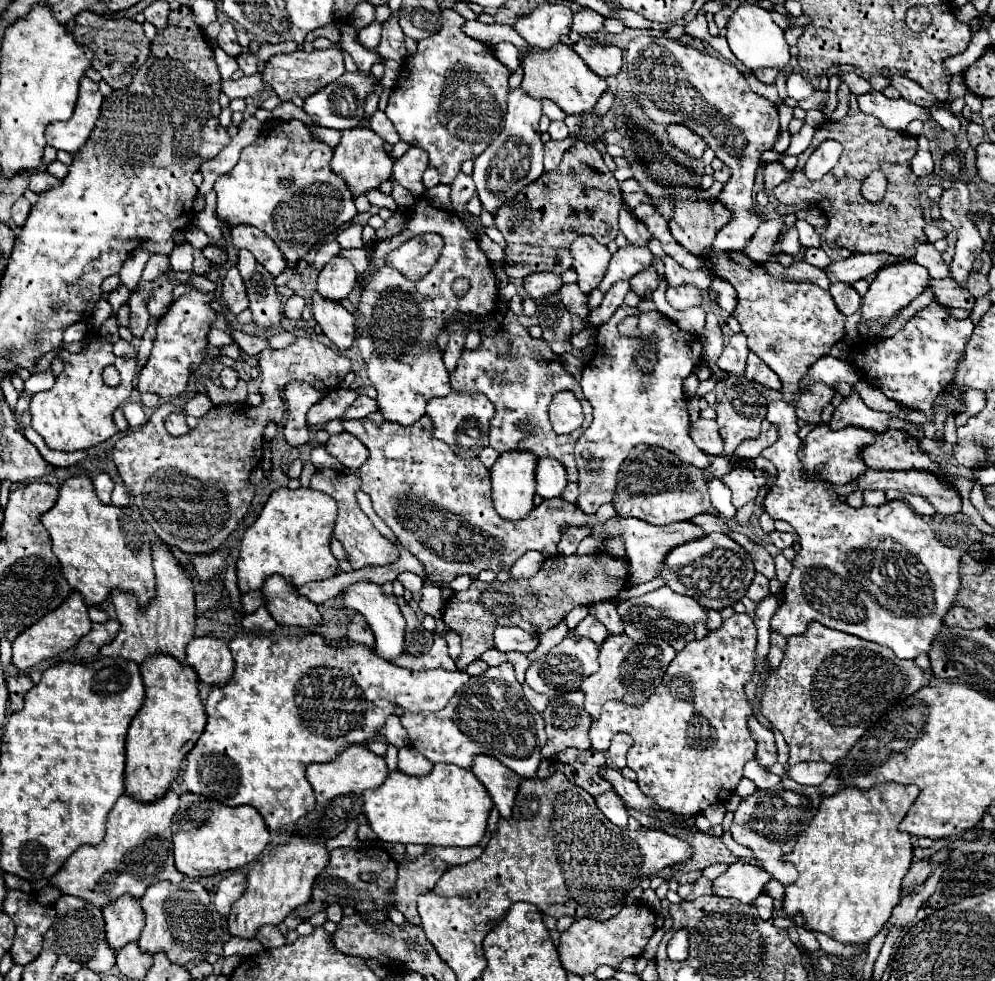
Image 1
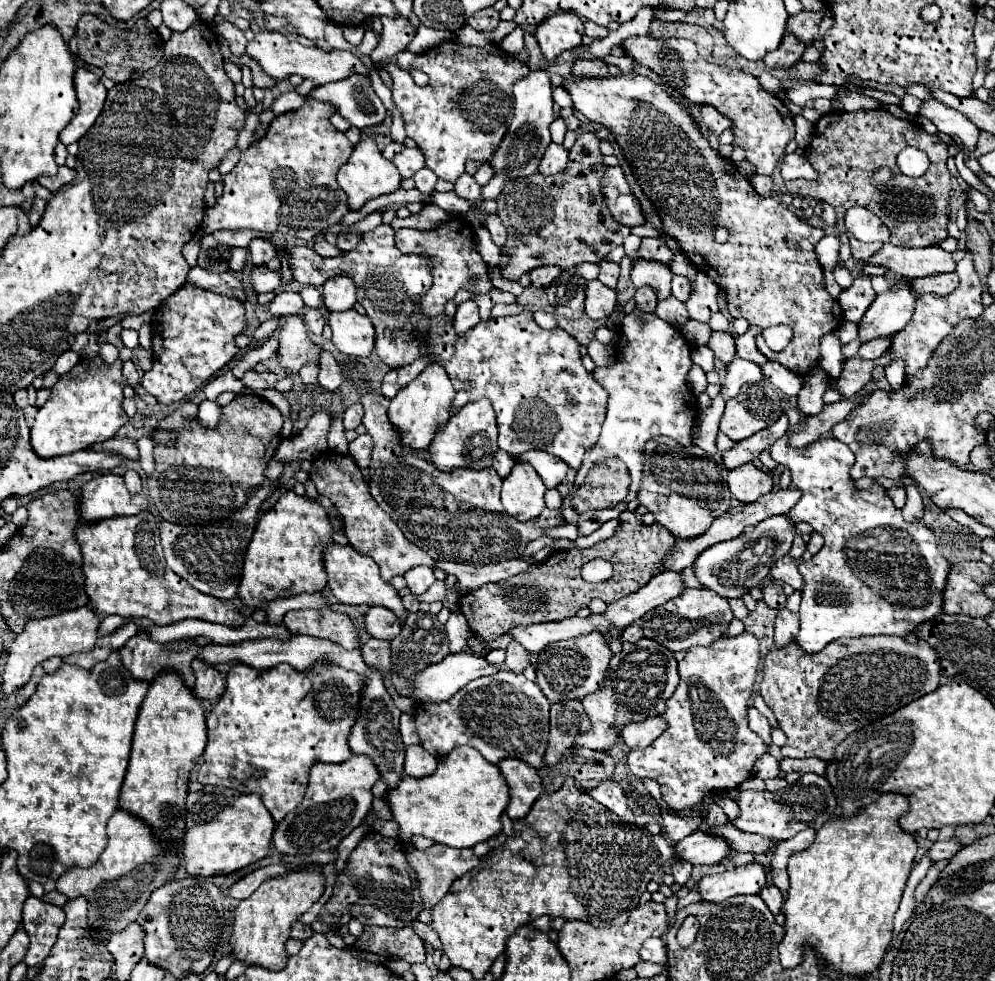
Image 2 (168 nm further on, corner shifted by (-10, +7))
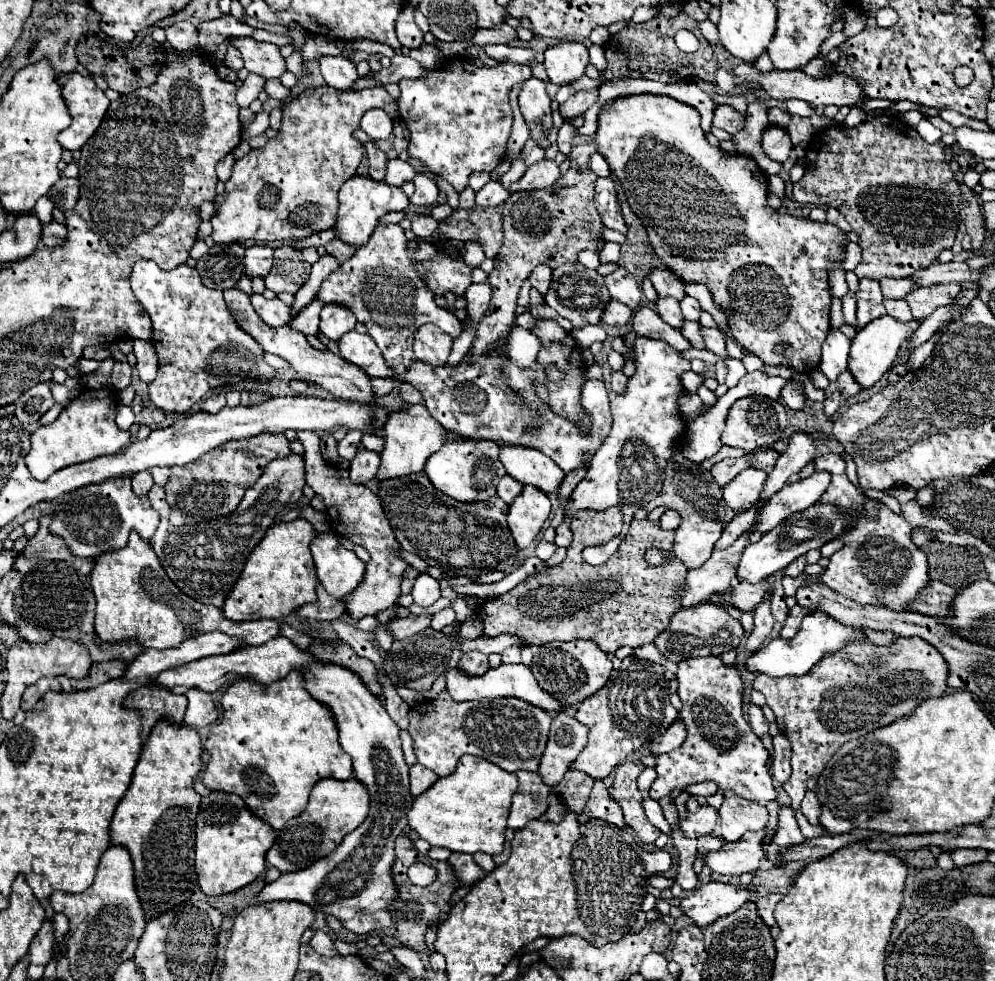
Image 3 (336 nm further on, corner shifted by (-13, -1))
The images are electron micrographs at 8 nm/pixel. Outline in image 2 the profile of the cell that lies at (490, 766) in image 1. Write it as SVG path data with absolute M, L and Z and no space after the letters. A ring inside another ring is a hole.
M503 759L497 763L497 767L509 785L511 799L507 805L507 815L511 819L523 819L535 799L543 793L541 777L537 775L537 769L519 759Z

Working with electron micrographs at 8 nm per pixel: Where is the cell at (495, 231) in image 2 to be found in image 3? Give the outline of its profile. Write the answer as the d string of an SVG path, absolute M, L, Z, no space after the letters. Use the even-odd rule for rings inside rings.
M502 205L474 207L470 211L458 209L440 223L442 239L478 241L486 257L496 257L502 247Z

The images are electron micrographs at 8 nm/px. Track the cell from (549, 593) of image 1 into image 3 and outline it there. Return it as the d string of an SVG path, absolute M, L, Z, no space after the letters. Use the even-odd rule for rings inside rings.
M634 519L630 523L628 535L622 539L618 551L600 567L592 567L582 559L582 551L568 551L566 559L552 567L552 569L540 569L534 575L530 575L526 581L518 583L512 591L504 593L498 599L484 601L478 617L484 623L484 633L494 635L518 635L522 643L526 645L544 645L550 641L576 641L576 639L592 639L598 643L598 647L606 653L614 653L618 647L642 647L646 643L654 643L654 639L668 627L674 613L678 613L682 607L678 607L678 587L682 587L686 579L686 569L680 561L666 561L662 567L652 567L644 559L644 551L648 547L658 547L662 551L668 551L674 543L674 531L660 529L658 521L638 521Z

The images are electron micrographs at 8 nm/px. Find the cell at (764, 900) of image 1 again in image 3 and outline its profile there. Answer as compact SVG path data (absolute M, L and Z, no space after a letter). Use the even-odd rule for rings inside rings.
M768 893L768 895L762 895L758 901L756 901L756 911L758 915L762 917L762 921L768 925L768 927L774 927L776 925L776 919L774 919L774 907L776 903L782 899L780 893Z

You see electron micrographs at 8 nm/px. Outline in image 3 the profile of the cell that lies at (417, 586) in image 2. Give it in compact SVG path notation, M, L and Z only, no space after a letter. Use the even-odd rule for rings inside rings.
M422 573L416 581L414 581L414 589L412 589L412 597L414 603L420 607L430 607L438 597L440 597L440 585L434 577L430 577L428 573Z

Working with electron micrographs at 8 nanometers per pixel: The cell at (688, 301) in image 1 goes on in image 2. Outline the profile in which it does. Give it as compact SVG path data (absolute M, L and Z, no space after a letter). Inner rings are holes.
M698 271L695 277L695 289L691 291L689 299L687 299L687 309L689 309L689 317L695 321L709 321L711 313L719 311L717 305L717 294L719 286L710 280L709 275Z

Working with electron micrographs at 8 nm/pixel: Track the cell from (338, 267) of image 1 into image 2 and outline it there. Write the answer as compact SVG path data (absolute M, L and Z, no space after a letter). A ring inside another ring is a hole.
M345 275L327 281L321 287L321 295L323 295L323 303L329 311L347 311L357 301L355 283L351 283L351 279L347 279Z

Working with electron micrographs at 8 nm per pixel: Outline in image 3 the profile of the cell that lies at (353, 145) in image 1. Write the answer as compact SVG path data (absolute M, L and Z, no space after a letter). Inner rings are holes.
M352 177L348 179L340 189L340 209L338 219L334 223L334 231L338 239L342 239L352 249L360 249L368 243L374 227L378 225L378 219L392 211L406 211L408 197L402 193L400 187L390 187L388 183L372 181L370 177Z

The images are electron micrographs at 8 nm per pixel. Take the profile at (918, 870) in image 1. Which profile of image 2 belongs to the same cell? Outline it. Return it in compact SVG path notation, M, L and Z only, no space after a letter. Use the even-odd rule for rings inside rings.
M955 839L949 841L937 841L933 843L933 847L927 851L927 855L931 857L931 861L941 861L941 859L951 859L957 851L961 849L961 845Z

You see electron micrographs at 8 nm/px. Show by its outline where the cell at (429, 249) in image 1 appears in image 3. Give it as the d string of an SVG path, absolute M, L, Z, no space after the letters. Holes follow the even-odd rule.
M378 225L370 241L322 283L318 299L348 307L354 317L366 325L368 335L380 347L388 367L394 369L396 379L414 385L422 393L428 413L442 427L448 427L464 437L492 439L496 443L510 441L514 445L538 449L564 473L582 467L582 463L598 451L612 427L604 381L590 379L582 389L582 407L590 413L594 425L590 435L582 435L576 425L554 415L550 407L536 397L534 383L544 381L544 371L538 363L534 369L520 369L508 359L508 355L500 355L495 349L479 357L478 363L460 363L458 367L448 369L418 361L412 351L412 339L420 325L434 323L454 339L458 339L460 327L454 313L440 309L434 303L432 291L414 271L410 255L406 255L406 243L408 239L400 225Z

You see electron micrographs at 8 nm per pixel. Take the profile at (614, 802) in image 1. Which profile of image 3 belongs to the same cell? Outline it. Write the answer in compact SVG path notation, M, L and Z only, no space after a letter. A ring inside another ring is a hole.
M596 781L594 783L590 799L588 799L584 811L578 815L580 823L586 823L590 819L602 819L602 821L606 821L610 825L624 827L622 809L614 799L610 799L610 793L608 793L604 781Z

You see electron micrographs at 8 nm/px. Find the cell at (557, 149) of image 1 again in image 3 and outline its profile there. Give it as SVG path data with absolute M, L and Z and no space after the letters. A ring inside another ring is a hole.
M538 161L534 165L530 165L526 169L526 173L514 181L510 185L510 193L516 193L516 191L534 191L534 189L546 189L550 185L554 185L560 177L560 169L556 165L556 161Z

